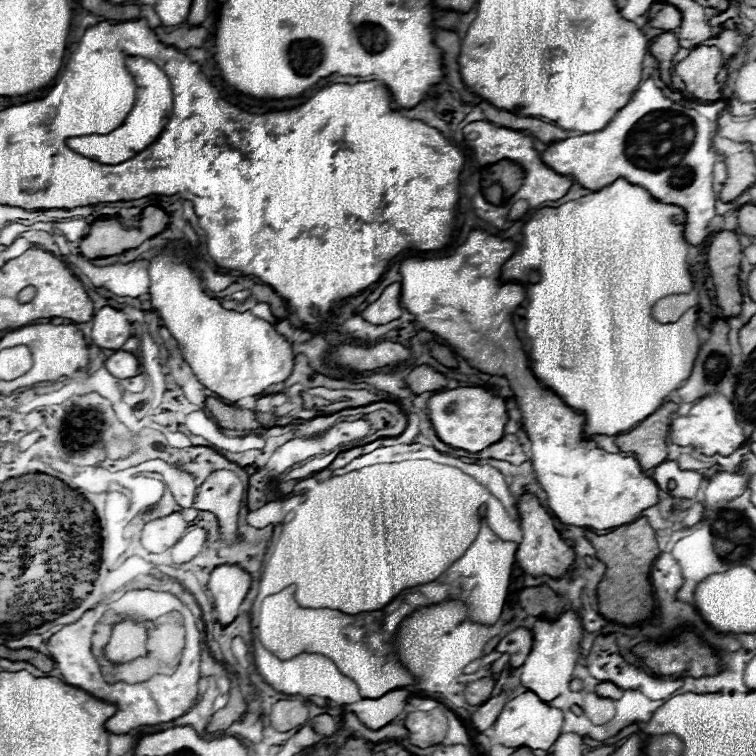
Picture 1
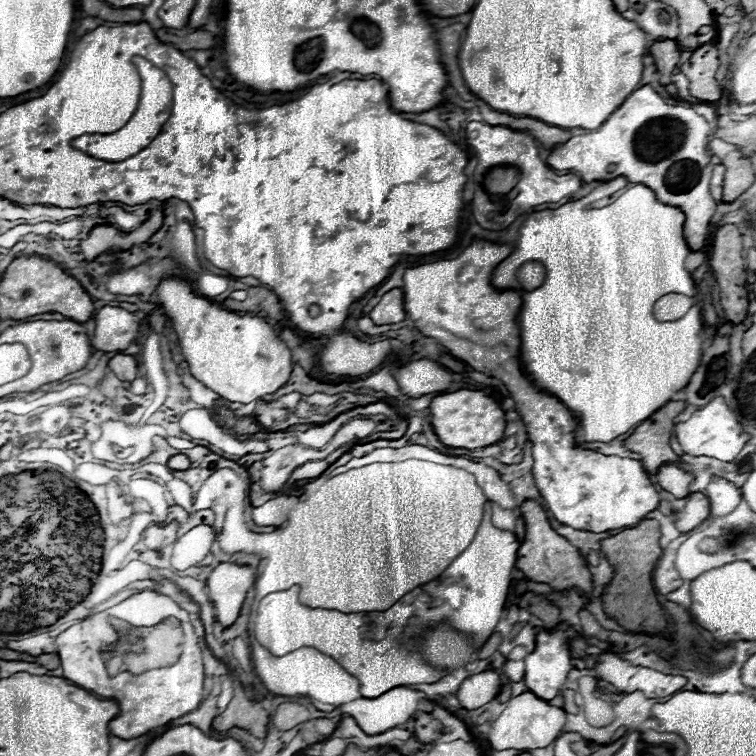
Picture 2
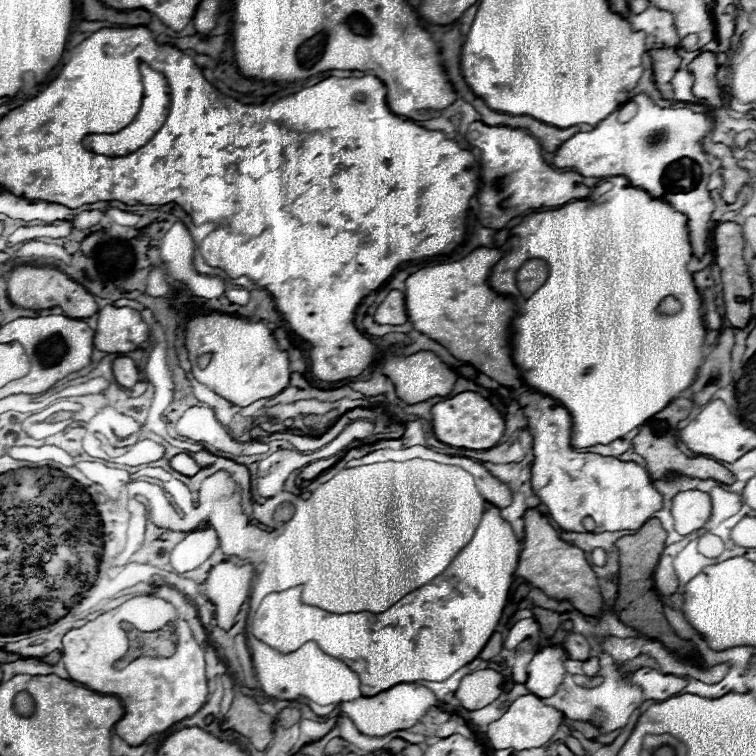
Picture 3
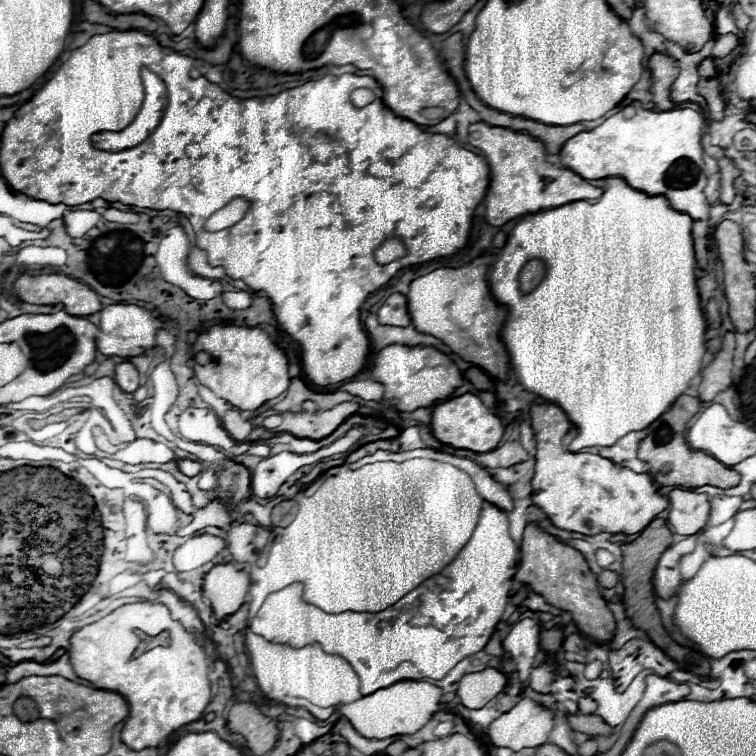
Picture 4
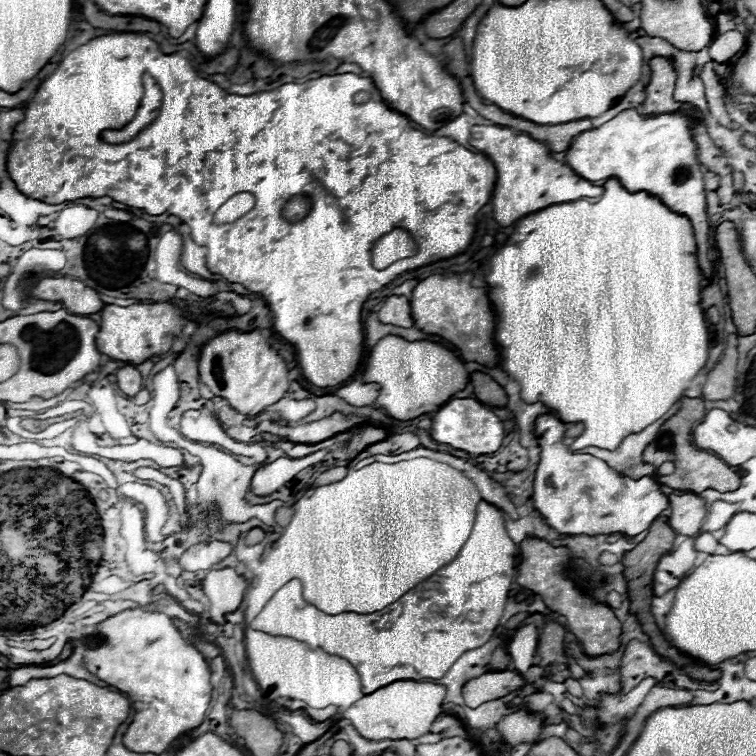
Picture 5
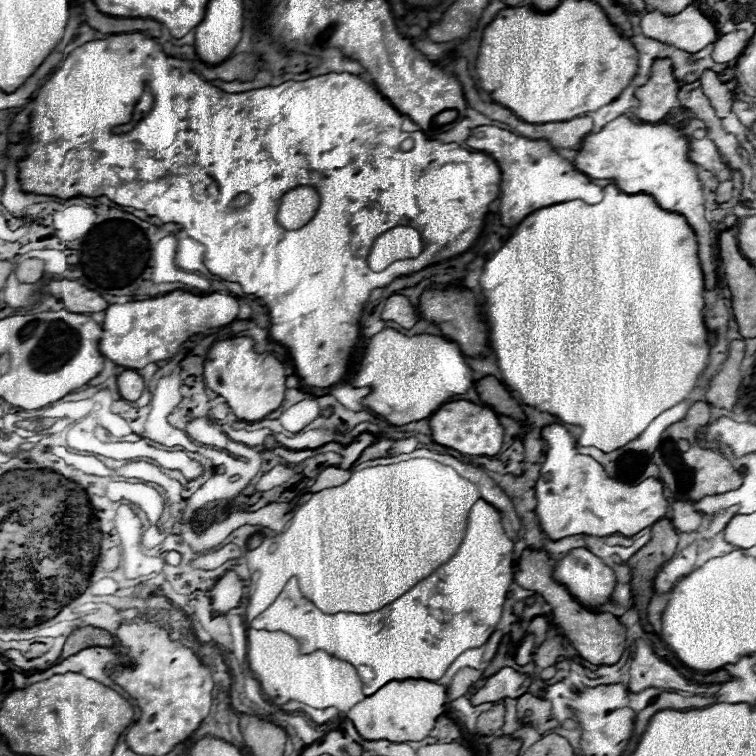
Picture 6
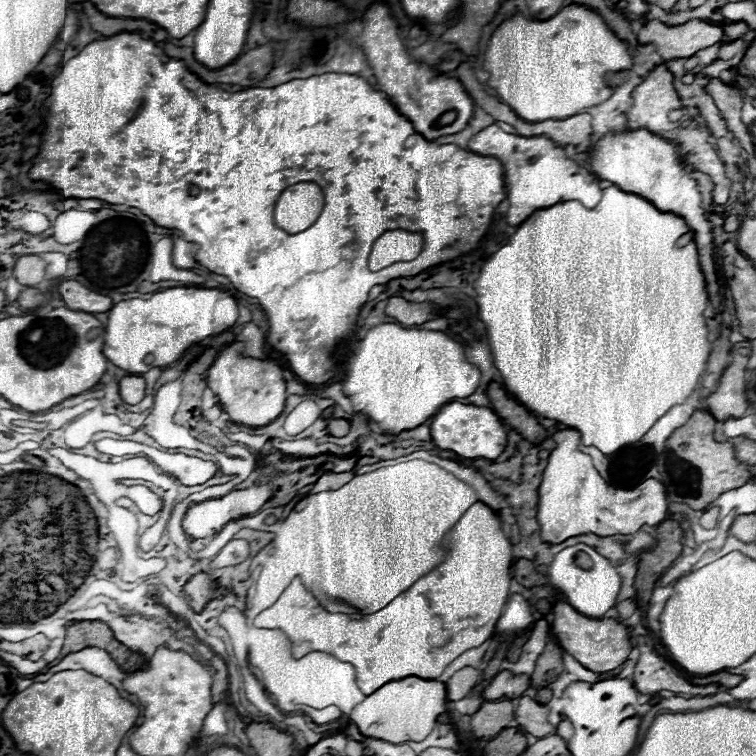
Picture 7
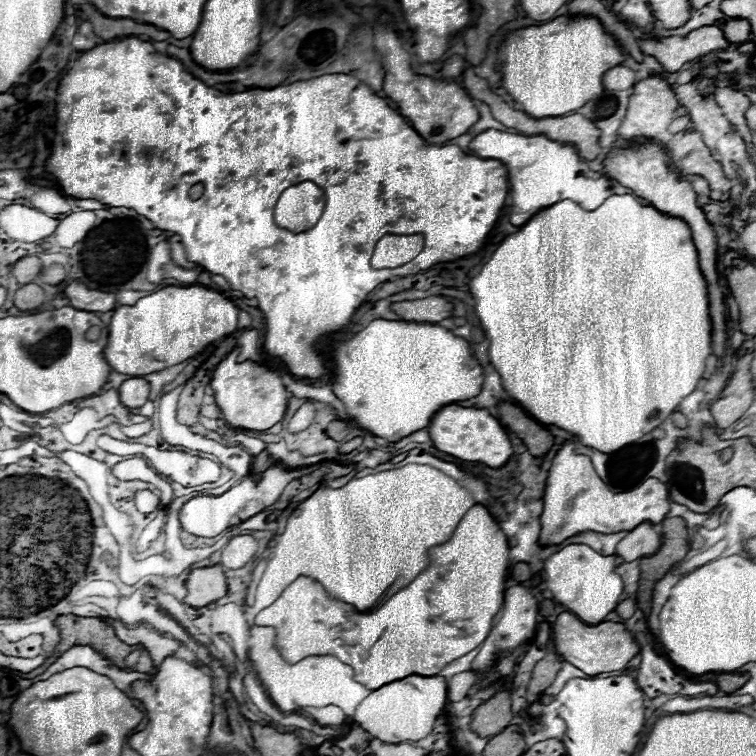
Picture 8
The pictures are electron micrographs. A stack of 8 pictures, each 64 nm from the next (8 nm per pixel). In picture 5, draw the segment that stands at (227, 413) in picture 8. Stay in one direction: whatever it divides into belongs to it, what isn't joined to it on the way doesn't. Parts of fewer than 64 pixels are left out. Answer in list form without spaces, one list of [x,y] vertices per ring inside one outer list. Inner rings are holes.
[[[256,330],[244,334],[224,332],[212,338],[202,348],[198,372],[200,382],[204,382],[216,396],[226,398],[228,404],[244,416],[256,416],[268,406],[276,404],[290,386],[286,362]]]

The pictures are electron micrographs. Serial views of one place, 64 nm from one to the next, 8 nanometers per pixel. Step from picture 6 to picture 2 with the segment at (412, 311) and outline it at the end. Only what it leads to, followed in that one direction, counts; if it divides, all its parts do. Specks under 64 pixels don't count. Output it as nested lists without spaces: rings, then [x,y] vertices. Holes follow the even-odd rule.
[[[392,288],[382,296],[382,300],[370,312],[370,320],[378,326],[382,324],[396,324],[406,318],[404,312],[404,294],[400,288]]]

